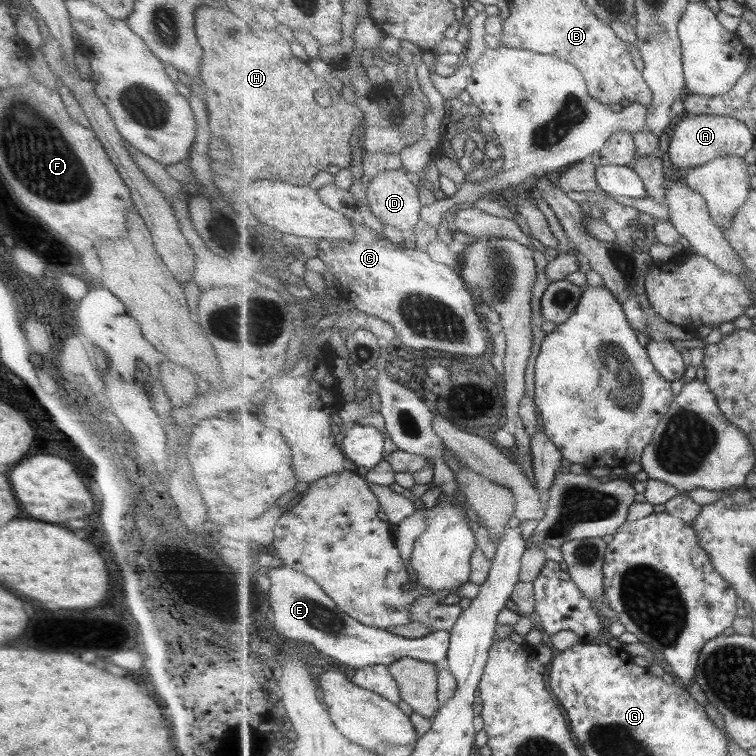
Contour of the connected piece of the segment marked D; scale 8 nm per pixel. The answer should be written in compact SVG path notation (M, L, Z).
M400 168L390 172L382 172L371 178L366 186L367 205L374 216L382 223L389 224L403 232L414 231L422 218L421 200L419 191L413 183L415 176Z

